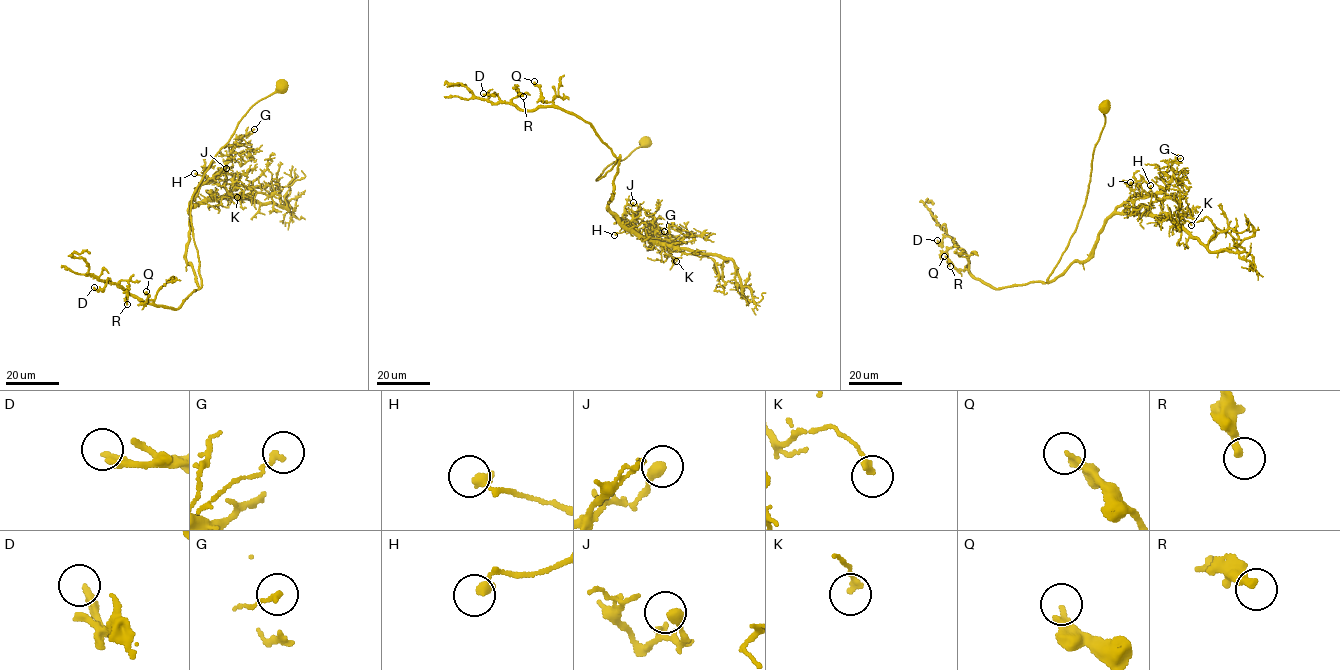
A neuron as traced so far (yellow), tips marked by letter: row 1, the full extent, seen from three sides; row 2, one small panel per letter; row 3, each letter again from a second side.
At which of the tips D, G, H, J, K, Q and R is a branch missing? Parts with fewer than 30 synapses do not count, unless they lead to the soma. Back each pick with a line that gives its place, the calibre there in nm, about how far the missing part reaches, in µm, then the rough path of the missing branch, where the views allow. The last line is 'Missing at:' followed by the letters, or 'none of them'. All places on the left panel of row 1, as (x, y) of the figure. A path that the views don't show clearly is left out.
Missing at: none of them

